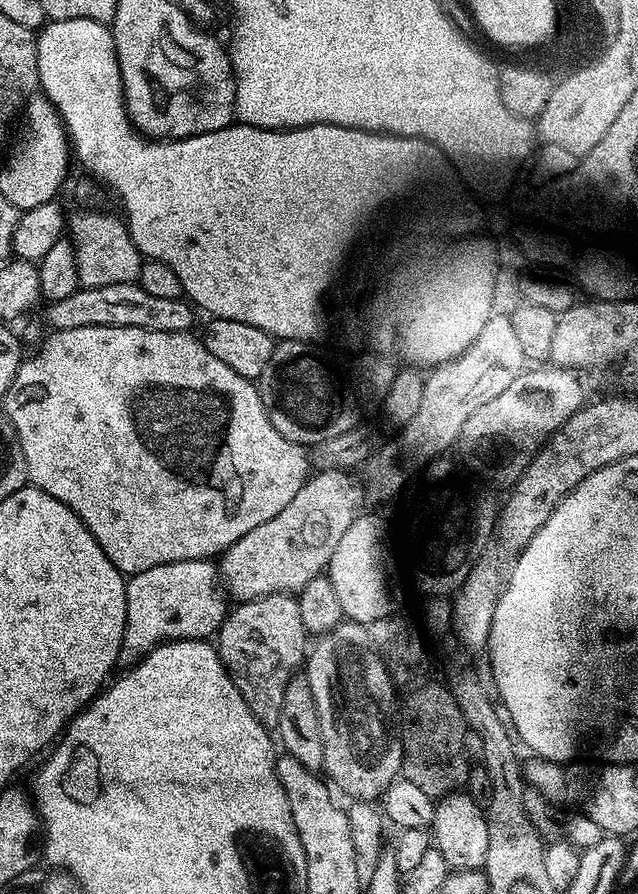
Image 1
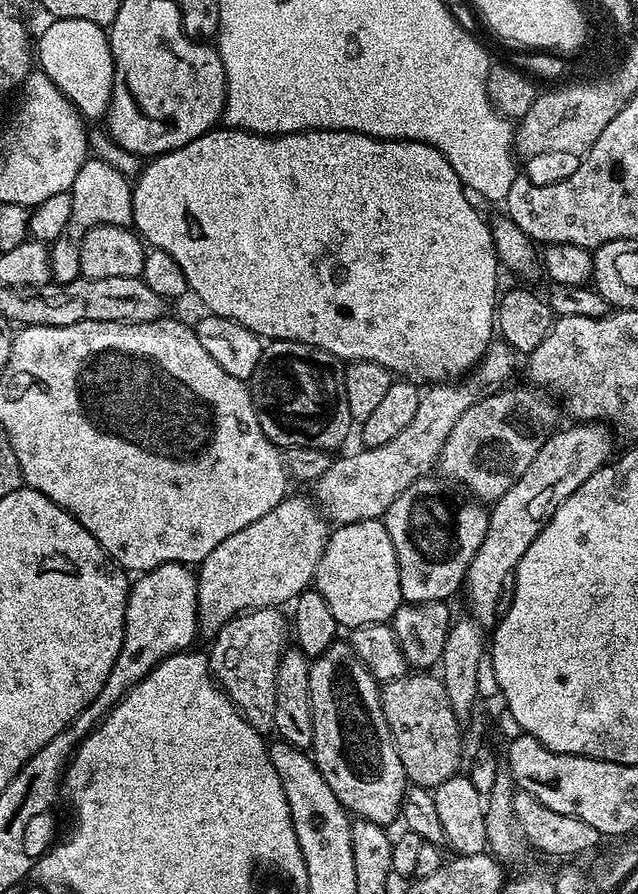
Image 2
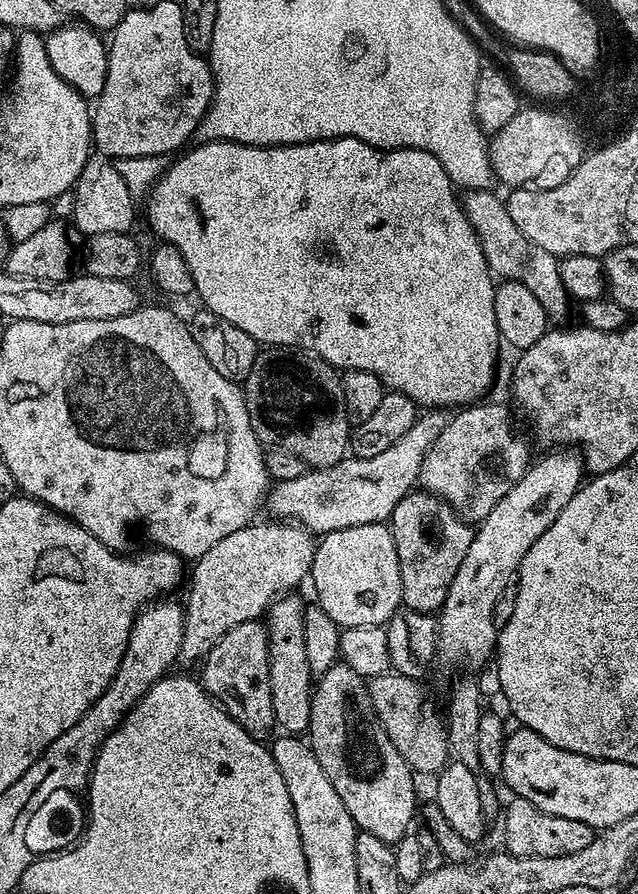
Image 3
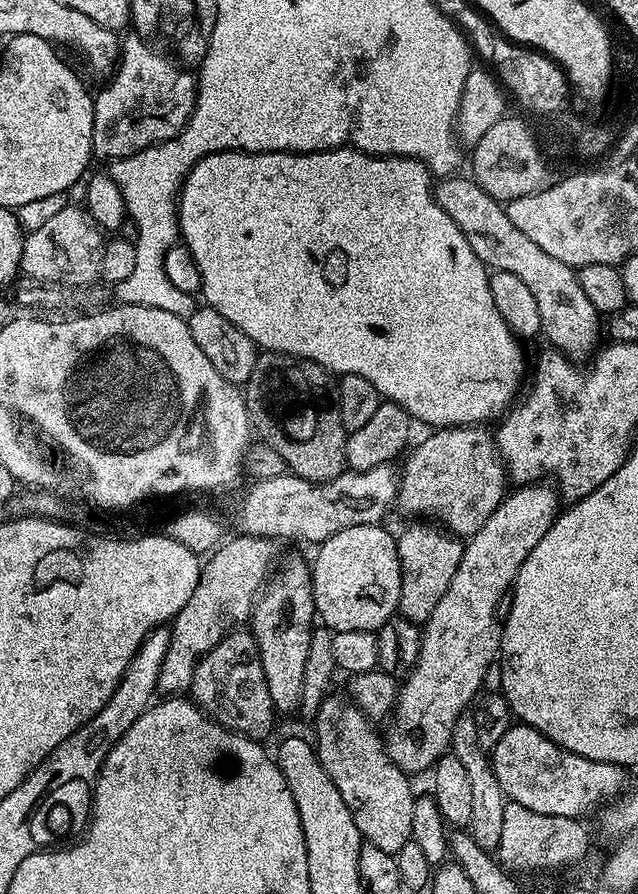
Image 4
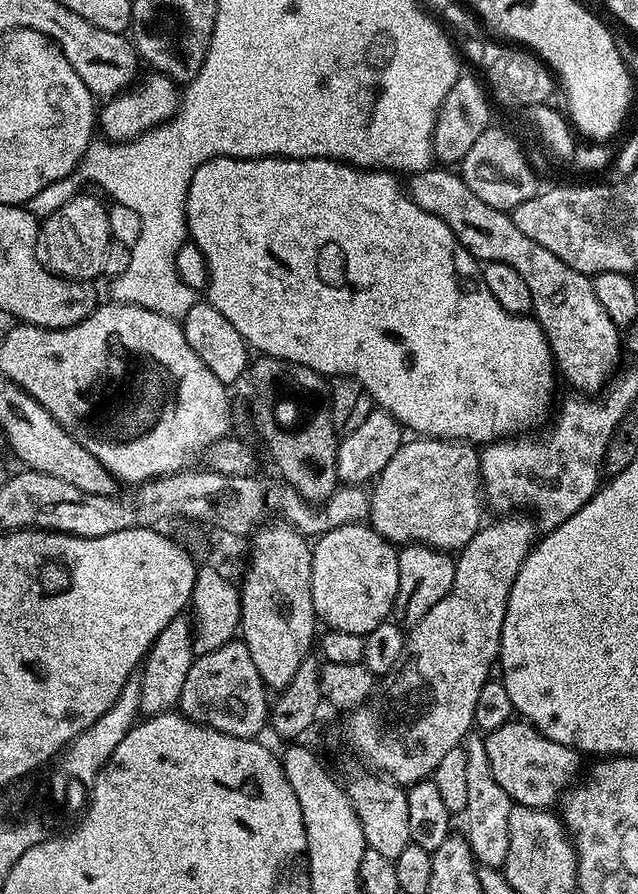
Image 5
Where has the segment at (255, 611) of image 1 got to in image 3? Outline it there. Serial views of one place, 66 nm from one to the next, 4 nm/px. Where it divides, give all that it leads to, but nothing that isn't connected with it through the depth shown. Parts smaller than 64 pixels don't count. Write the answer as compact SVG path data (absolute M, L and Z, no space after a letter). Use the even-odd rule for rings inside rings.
M260 620L234 626L202 661L202 683L213 700L243 726L251 736L268 738L277 727L274 702L270 698L270 650L268 626ZM272 732L272 733L271 733ZM269 735L269 736L268 736ZM268 736L268 737L264 737Z

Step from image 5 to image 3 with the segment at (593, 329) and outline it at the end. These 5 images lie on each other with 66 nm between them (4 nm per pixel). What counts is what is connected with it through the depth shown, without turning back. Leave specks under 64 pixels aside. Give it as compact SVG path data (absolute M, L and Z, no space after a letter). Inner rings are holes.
M474 188L465 191L462 196L462 207L478 242L482 246L484 262L489 272L496 278L511 278L522 282L526 290L531 290L534 298L542 302L553 321L564 320L568 316L570 297L568 288L562 282L560 260L551 256L542 246L530 242L518 226L510 219L505 201L495 196L495 191L486 188Z

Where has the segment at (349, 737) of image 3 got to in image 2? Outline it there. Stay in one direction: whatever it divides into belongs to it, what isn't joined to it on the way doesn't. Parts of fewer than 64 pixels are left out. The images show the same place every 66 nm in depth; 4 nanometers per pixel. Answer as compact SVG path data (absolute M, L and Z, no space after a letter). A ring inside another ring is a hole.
M348 642L331 644L311 661L311 666L314 738L310 755L313 762L330 790L334 790L338 802L342 802L353 817L392 826L397 823L410 781L382 714L381 685Z

